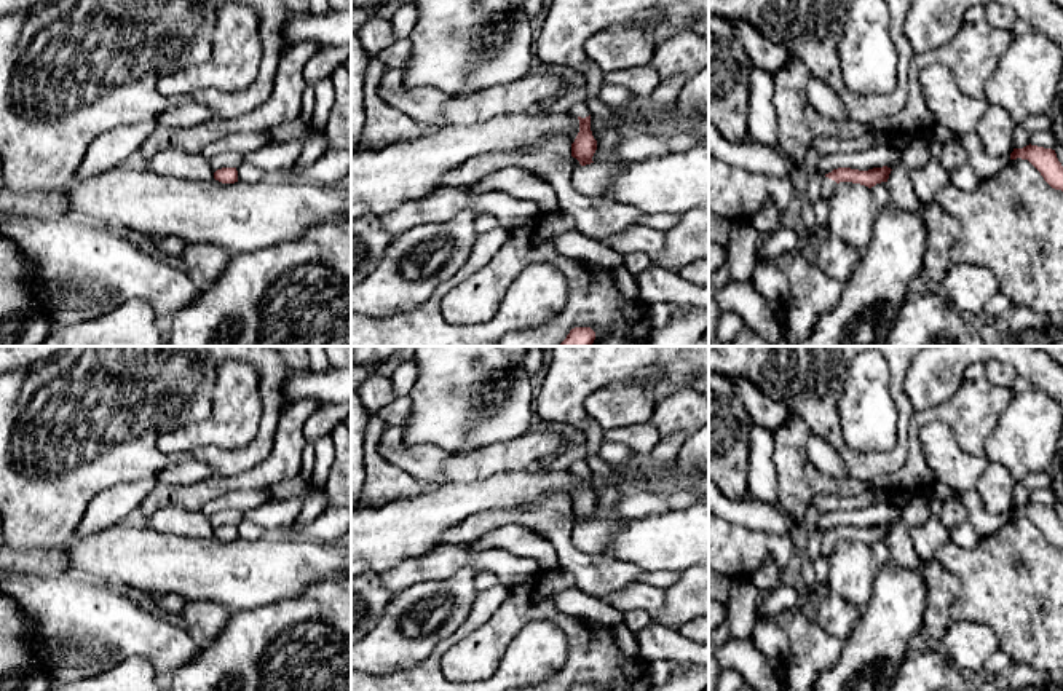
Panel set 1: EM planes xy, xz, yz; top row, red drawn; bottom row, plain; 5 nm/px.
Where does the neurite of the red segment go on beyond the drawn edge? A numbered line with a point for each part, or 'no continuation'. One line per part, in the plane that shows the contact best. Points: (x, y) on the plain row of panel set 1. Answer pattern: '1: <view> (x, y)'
1: xz (580, 466)

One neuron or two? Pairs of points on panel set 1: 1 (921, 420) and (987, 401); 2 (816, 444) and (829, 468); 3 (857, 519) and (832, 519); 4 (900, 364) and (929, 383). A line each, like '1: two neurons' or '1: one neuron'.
1: one neuron
2: one neuron
3: one neuron
4: two neurons

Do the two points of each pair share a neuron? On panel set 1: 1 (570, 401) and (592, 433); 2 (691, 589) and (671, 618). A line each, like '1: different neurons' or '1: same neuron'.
1: same neuron
2: same neuron

